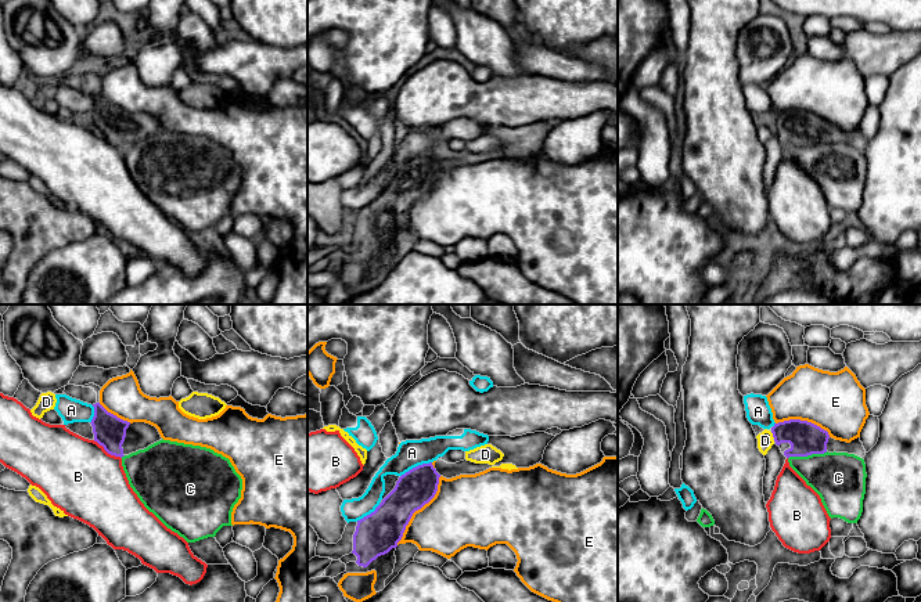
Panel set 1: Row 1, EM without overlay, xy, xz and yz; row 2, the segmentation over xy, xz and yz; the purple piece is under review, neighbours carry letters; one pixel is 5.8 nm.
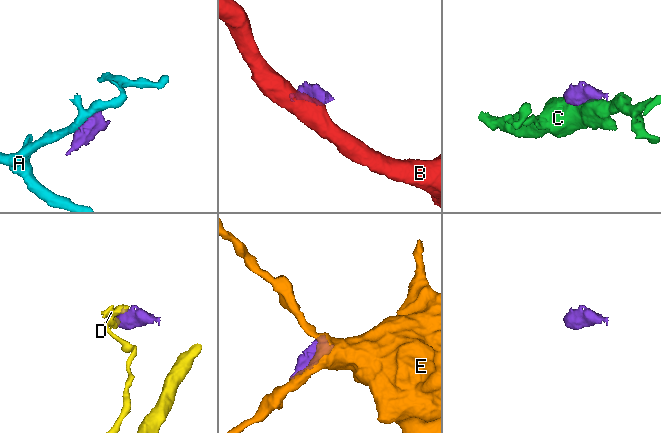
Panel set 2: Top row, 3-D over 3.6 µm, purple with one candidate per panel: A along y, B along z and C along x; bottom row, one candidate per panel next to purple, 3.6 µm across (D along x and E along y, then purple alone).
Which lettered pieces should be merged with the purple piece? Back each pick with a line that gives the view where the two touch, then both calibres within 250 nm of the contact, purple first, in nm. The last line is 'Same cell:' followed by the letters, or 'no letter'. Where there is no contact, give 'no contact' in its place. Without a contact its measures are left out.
Same cell: no letter

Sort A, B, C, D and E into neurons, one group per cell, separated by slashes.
A / B / C / D / E

